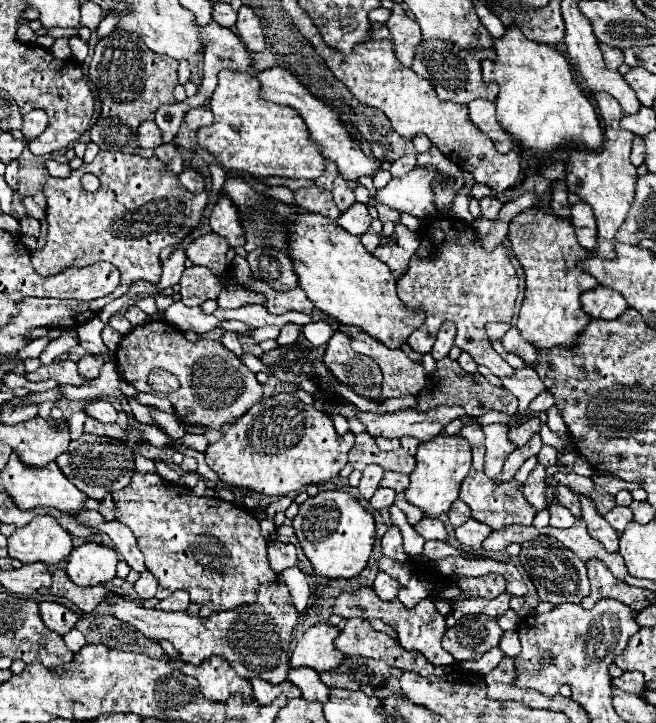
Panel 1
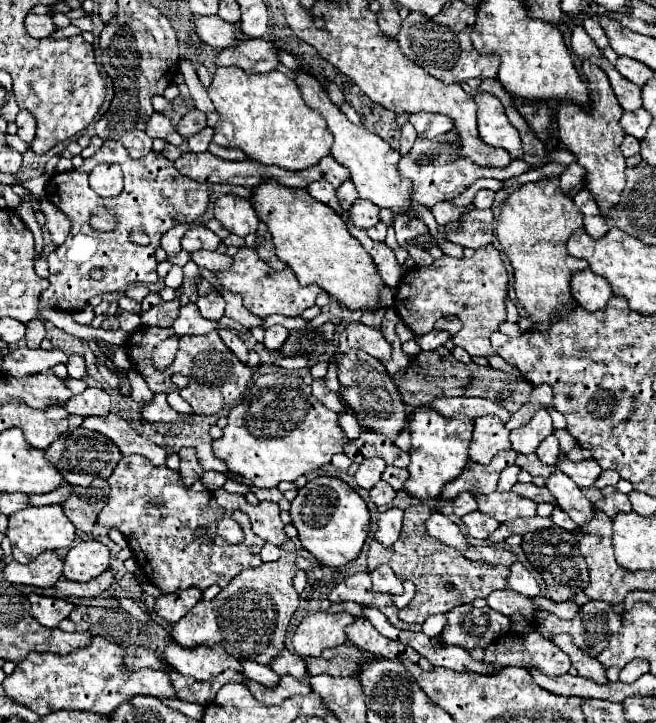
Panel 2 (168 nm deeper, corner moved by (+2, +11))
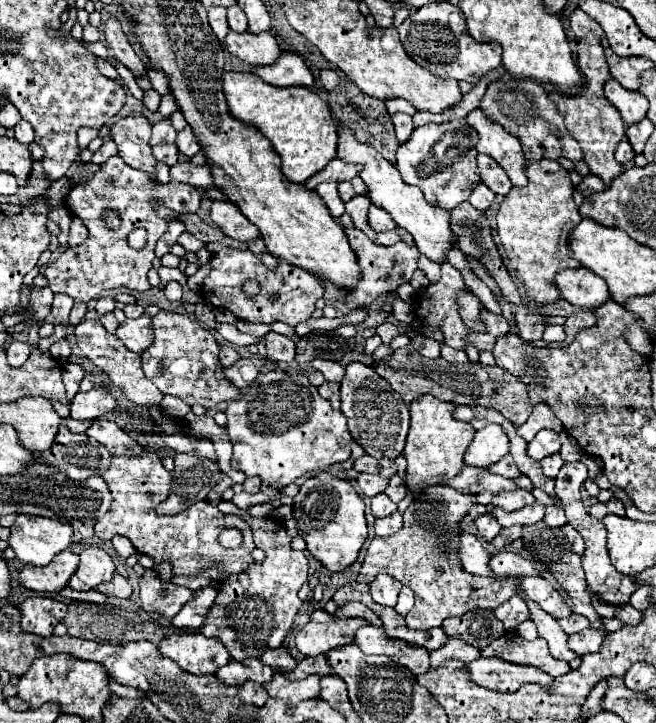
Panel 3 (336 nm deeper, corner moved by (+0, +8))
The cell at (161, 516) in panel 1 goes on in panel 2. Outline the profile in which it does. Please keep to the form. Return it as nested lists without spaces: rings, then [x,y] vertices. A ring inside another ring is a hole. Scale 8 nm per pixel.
[[[125,456],[119,460],[117,468],[113,470],[113,474],[107,478],[109,486],[111,486],[111,494],[109,500],[105,504],[105,508],[99,512],[97,516],[97,524],[105,526],[105,528],[117,528],[129,542],[129,548],[135,552],[135,558],[139,562],[139,568],[143,570],[143,574],[147,576],[149,582],[153,582],[157,588],[161,588],[163,592],[176,592],[187,589],[191,586],[195,588],[209,588],[211,584],[219,584],[221,588],[227,586],[241,570],[247,568],[255,568],[261,566],[261,558],[259,558],[259,550],[265,542],[261,542],[253,530],[251,530],[251,522],[249,516],[243,514],[241,510],[233,512],[235,522],[241,524],[243,532],[245,532],[245,540],[241,544],[229,544],[225,542],[219,534],[217,534],[217,520],[223,518],[225,510],[213,500],[213,492],[203,490],[203,492],[193,492],[189,488],[185,488],[181,484],[179,472],[169,470],[167,466],[153,466],[147,458],[143,456]],[[151,498],[163,498],[163,506],[153,508],[149,504]]]

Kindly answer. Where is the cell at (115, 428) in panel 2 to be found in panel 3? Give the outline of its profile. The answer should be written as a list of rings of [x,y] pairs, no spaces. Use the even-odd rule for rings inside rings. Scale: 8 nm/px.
[[[95,419],[93,425],[85,431],[95,441],[103,443],[111,455],[125,455],[125,457],[137,457],[147,453],[145,447],[141,447],[127,431],[123,431],[115,421],[107,419]]]

